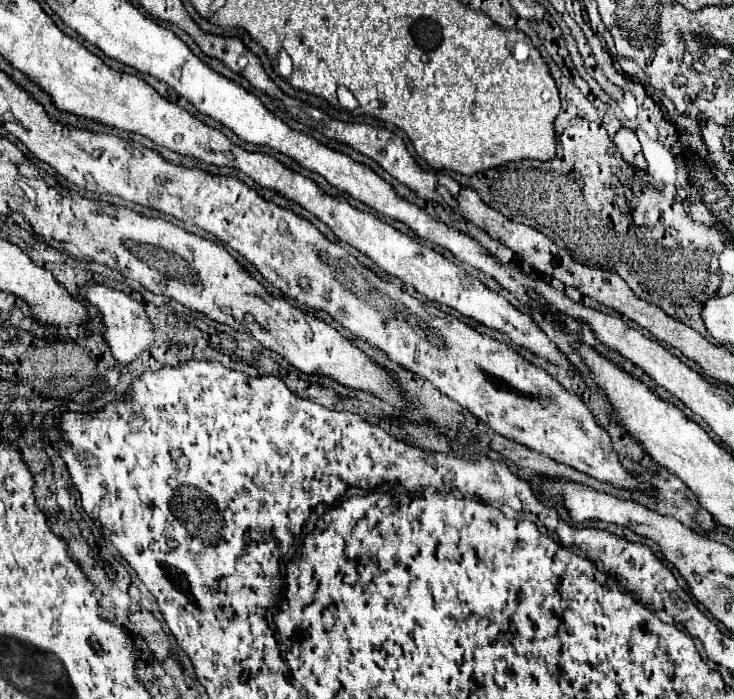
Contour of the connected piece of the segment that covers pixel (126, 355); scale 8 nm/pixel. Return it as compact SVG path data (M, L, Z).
M87 283L79 289L79 297L83 297L85 301L89 301L91 305L95 305L103 317L103 327L101 327L101 335L103 335L103 341L109 345L115 361L123 363L123 365L129 365L141 351L149 349L151 343L153 343L153 329L149 325L149 319L147 319L147 313L143 309L141 303L137 303L133 297L117 291L117 289L111 289L111 287L105 287L101 283Z

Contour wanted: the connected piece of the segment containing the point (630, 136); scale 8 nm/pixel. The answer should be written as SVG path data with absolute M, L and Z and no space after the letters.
M621 127L615 133L615 139L613 141L617 145L617 151L623 155L623 159L629 165L633 165L637 169L647 169L647 161L645 161L643 153L641 153L641 143L639 143L639 139L637 139L637 135L635 135L633 129Z

